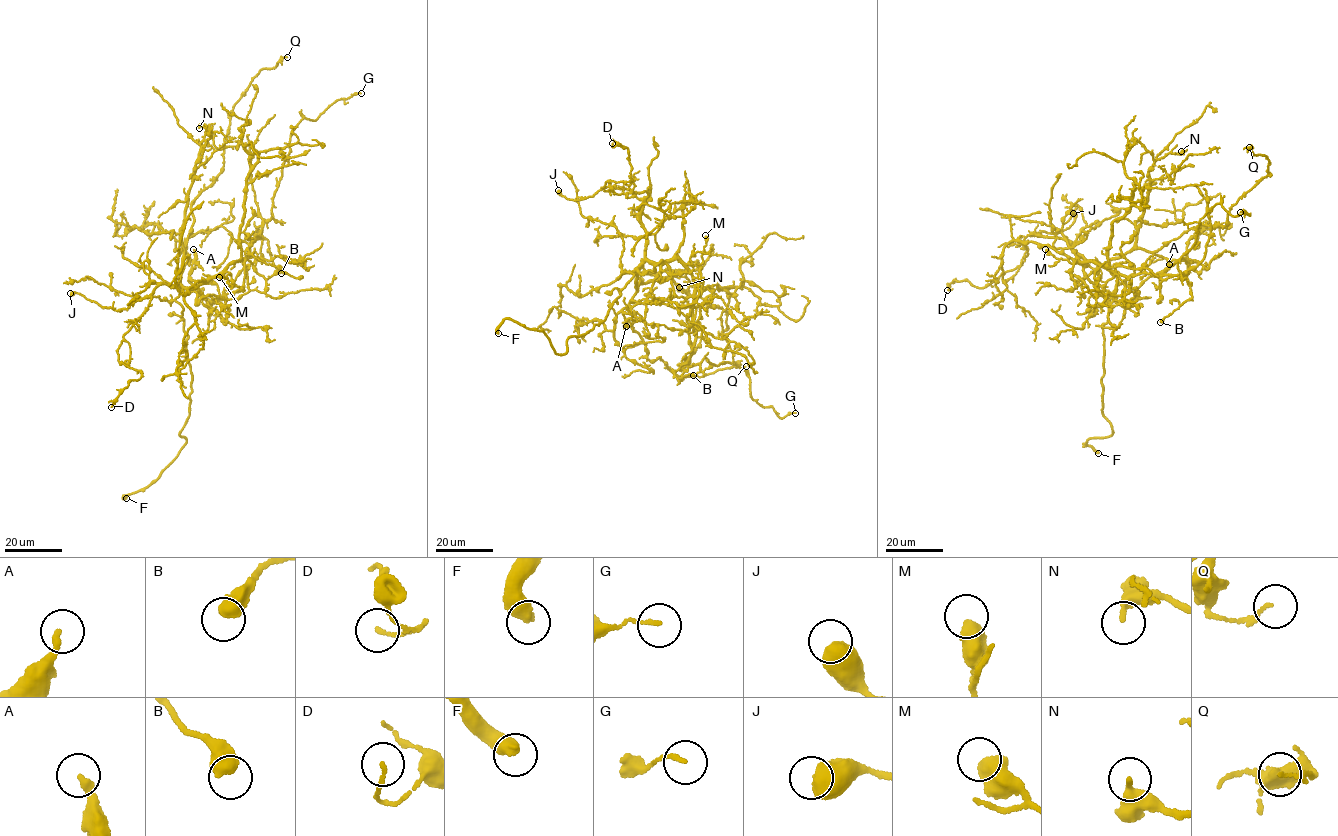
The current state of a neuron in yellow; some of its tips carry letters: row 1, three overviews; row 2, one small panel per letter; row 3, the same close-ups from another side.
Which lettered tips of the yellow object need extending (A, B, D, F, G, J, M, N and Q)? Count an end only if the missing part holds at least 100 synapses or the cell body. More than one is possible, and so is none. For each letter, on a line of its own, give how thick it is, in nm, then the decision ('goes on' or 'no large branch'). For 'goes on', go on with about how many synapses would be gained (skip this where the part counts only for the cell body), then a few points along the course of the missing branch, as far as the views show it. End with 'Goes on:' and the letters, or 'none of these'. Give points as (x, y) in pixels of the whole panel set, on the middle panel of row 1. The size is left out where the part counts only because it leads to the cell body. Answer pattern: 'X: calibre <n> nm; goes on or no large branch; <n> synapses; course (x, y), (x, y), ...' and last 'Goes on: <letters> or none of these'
A: calibre 240 nm; no large branch
B: calibre 600 nm; no large branch
D: calibre 120 nm; no large branch
F: calibre 480 nm; goes on
G: calibre 110 nm; no large branch
J: calibre 650 nm; no large branch
M: calibre 550 nm; no large branch
N: calibre 200 nm; no large branch
Q: calibre 110 nm; no large branch
Goes on: F

